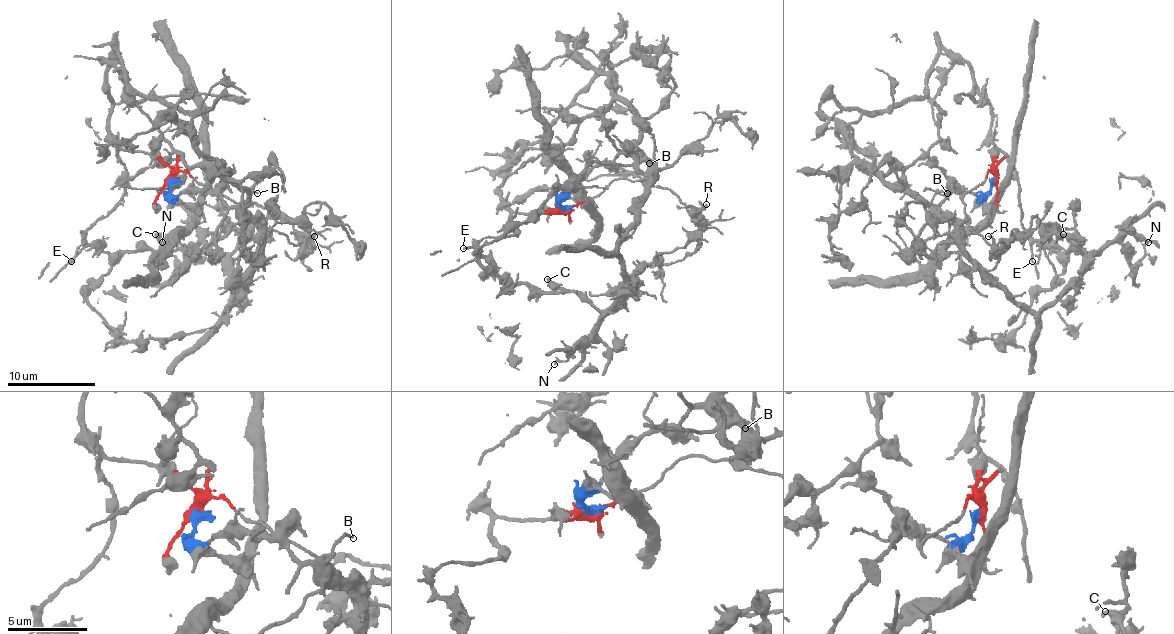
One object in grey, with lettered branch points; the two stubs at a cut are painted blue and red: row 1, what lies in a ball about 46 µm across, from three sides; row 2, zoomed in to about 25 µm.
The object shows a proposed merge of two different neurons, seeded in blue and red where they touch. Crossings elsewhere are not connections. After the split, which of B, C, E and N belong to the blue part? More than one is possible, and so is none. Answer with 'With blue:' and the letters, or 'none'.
With blue: B, C, N

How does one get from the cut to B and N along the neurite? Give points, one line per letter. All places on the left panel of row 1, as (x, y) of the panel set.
B: (170, 181), (168, 194), (216, 194), (229, 207), (238, 207), (251, 192), (258, 194)
N: (170, 181), (256, 220), (258, 264), (227, 312), (231, 273), (201, 242), (181, 264), (161, 242)

